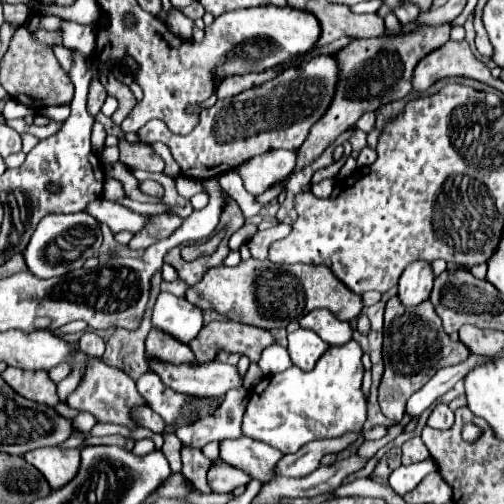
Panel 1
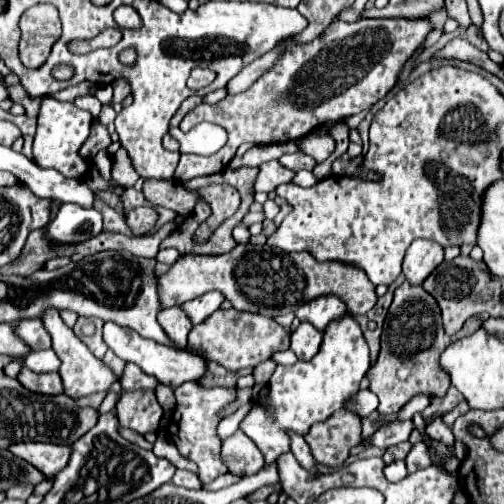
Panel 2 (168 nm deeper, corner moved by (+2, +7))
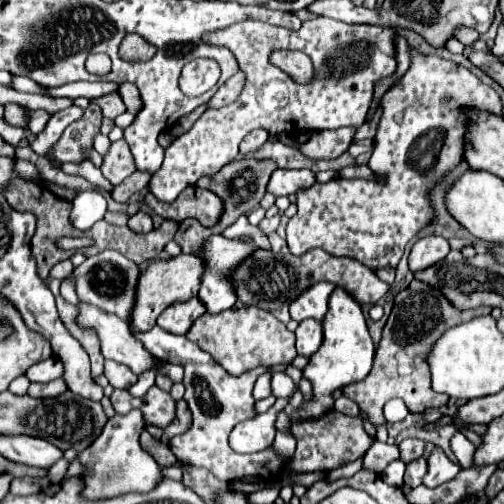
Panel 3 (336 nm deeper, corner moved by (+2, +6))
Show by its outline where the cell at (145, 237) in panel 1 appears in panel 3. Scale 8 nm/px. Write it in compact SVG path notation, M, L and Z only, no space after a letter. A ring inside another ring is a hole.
M137 211L131 219L129 219L129 229L135 233L149 233L153 229L153 221L151 215L145 211Z

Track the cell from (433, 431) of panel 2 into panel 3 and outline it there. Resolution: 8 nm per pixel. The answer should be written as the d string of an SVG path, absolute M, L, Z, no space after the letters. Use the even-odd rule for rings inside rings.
M435 447L435 451L431 453L431 457L427 459L427 465L429 469L427 469L427 475L423 477L423 485L429 489L439 487L445 481L451 481L461 471L455 463L449 461L449 457L439 447Z

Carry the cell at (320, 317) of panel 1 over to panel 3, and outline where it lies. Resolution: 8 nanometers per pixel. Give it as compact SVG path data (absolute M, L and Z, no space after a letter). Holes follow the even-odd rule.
M319 281L317 285L311 285L309 289L305 289L305 293L301 293L301 297L297 297L297 301L291 301L289 305L291 319L303 321L311 317L321 321L327 313L327 303L333 289L335 285L329 281Z

